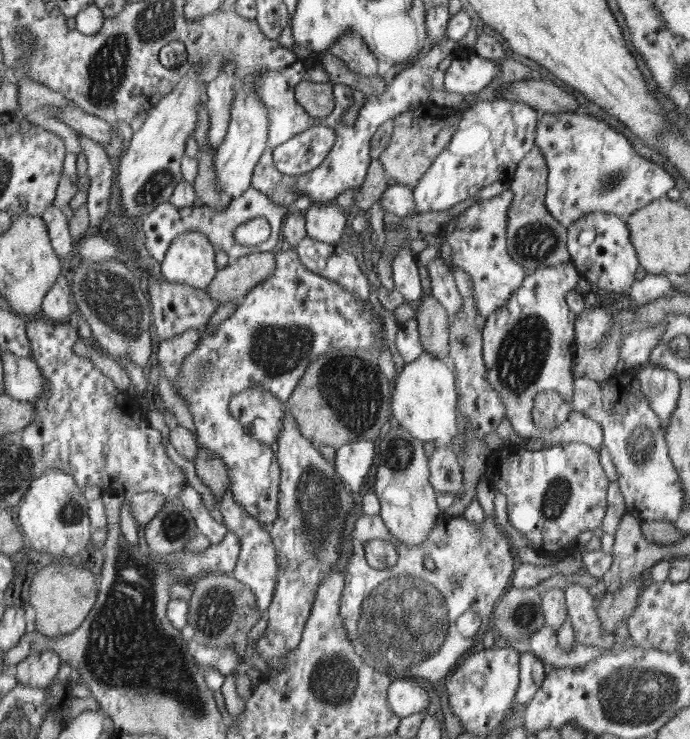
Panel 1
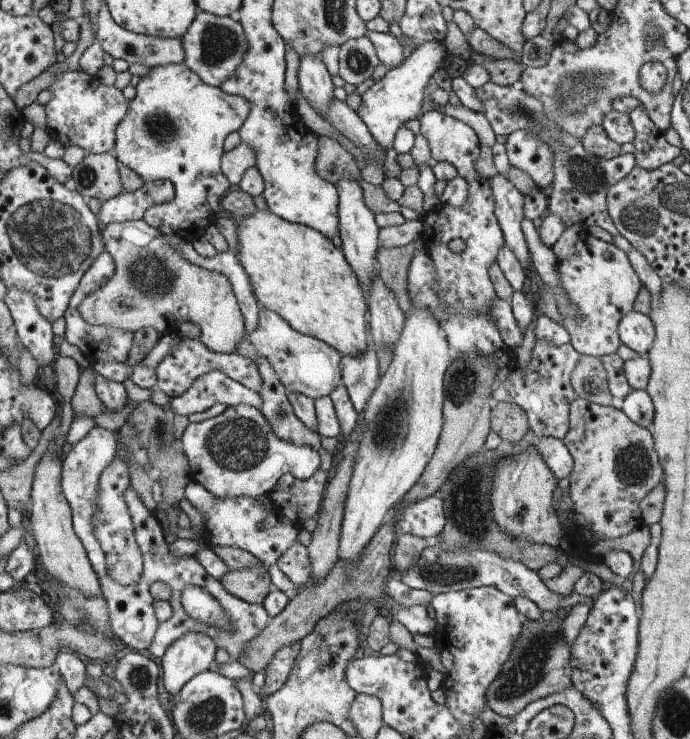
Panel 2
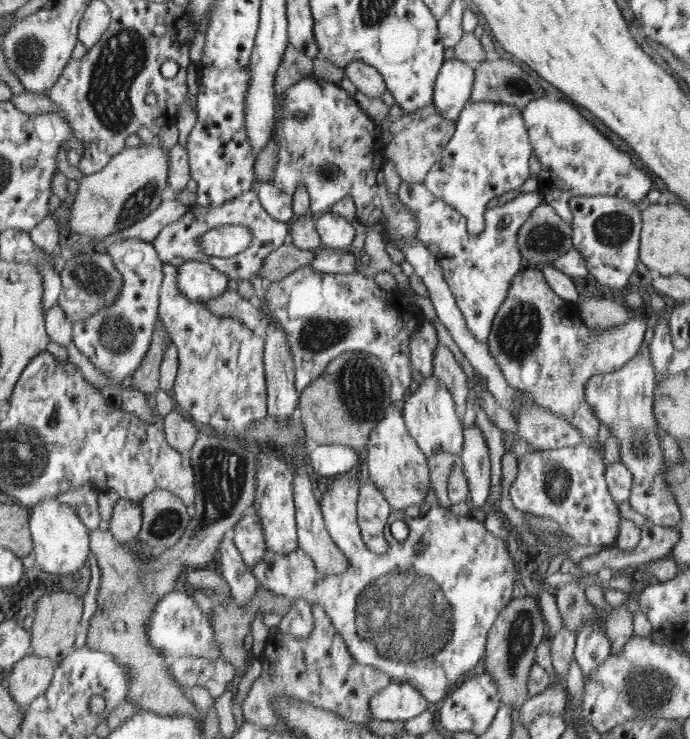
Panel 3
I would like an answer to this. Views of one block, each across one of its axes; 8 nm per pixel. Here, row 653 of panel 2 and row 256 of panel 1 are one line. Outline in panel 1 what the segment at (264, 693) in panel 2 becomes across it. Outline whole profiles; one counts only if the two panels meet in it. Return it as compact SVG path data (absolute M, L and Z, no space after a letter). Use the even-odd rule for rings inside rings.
M277 249L276 263L275 272L241 298L235 312L216 326L216 332L211 336L203 336L197 350L184 360L179 378L174 380L175 388L190 409L192 420L196 425L197 443L208 449L210 456L214 455L216 459L222 457L227 465L228 475L233 481L231 487L233 500L254 520L270 525L279 518L278 484L282 483L282 466L276 464L270 446L256 440L235 419L230 409L231 399L250 387L262 386L276 396L276 399L285 403L311 363L327 351L366 349L377 353L381 346L384 349L388 348L388 344L379 344L384 312L377 303L371 300L358 301L356 296L343 285L311 272L300 261L299 253L294 249L286 252Z

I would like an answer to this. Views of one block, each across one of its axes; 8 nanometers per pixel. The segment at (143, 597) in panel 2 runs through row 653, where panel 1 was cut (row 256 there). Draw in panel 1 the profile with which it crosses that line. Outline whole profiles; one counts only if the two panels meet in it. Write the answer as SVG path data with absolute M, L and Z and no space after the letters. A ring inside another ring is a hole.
M248 188L242 196L231 200L225 210L211 210L206 205L203 208L196 208L190 204L188 207L177 209L170 202L160 204L155 211L150 212L144 220L142 220L143 240L148 249L148 254L159 263L163 262L166 252L171 248L172 242L182 234L191 232L204 233L207 240L214 246L215 251L221 251L228 254L230 261L247 256L252 253L277 251L282 243L282 229L286 221L286 216L290 213L288 209L284 209L283 205L276 205L264 193L260 193L259 189ZM252 218L264 219L271 227L271 234L268 240L257 246L240 246L232 237L233 231L244 222Z

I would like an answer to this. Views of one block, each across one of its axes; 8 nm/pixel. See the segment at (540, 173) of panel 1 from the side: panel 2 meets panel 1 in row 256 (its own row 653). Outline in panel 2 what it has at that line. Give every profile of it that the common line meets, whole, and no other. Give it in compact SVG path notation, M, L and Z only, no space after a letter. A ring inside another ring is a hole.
M558 609L550 613L553 614L552 618L525 620L523 632L520 632L519 640L516 640L515 648L512 648L503 672L500 672L495 683L488 688L486 706L502 717L520 715L528 704L573 686L572 668L570 668L571 664L568 664L568 660L571 660L568 650L570 646L566 638L562 638L564 630L560 628L564 618L560 618Z

